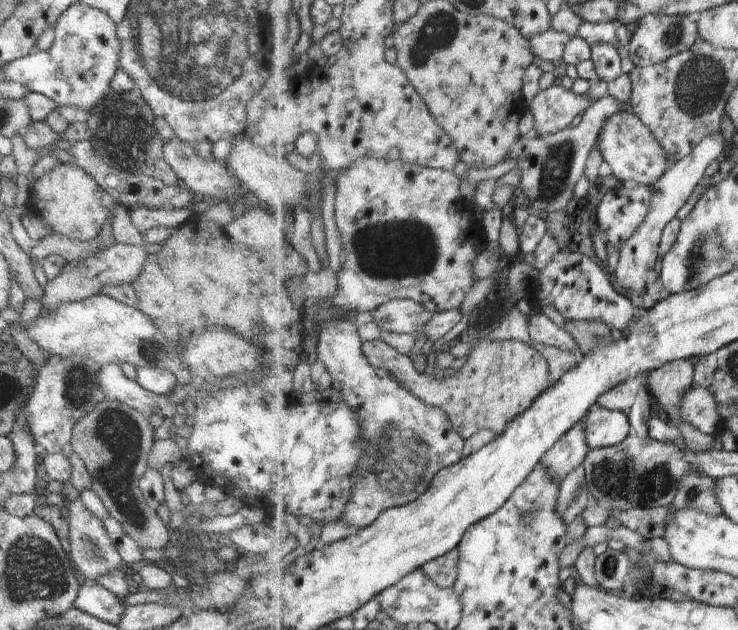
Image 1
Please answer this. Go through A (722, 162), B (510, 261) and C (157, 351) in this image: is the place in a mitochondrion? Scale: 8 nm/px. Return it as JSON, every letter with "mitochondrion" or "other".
{"A":"other","B":"other","C":"mitochondrion"}

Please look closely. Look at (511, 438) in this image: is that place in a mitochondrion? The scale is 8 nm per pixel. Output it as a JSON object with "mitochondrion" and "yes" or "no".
{"mitochondrion":"no"}

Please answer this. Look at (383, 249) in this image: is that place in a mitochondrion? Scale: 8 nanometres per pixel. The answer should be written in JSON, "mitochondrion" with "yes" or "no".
{"mitochondrion":"yes"}

